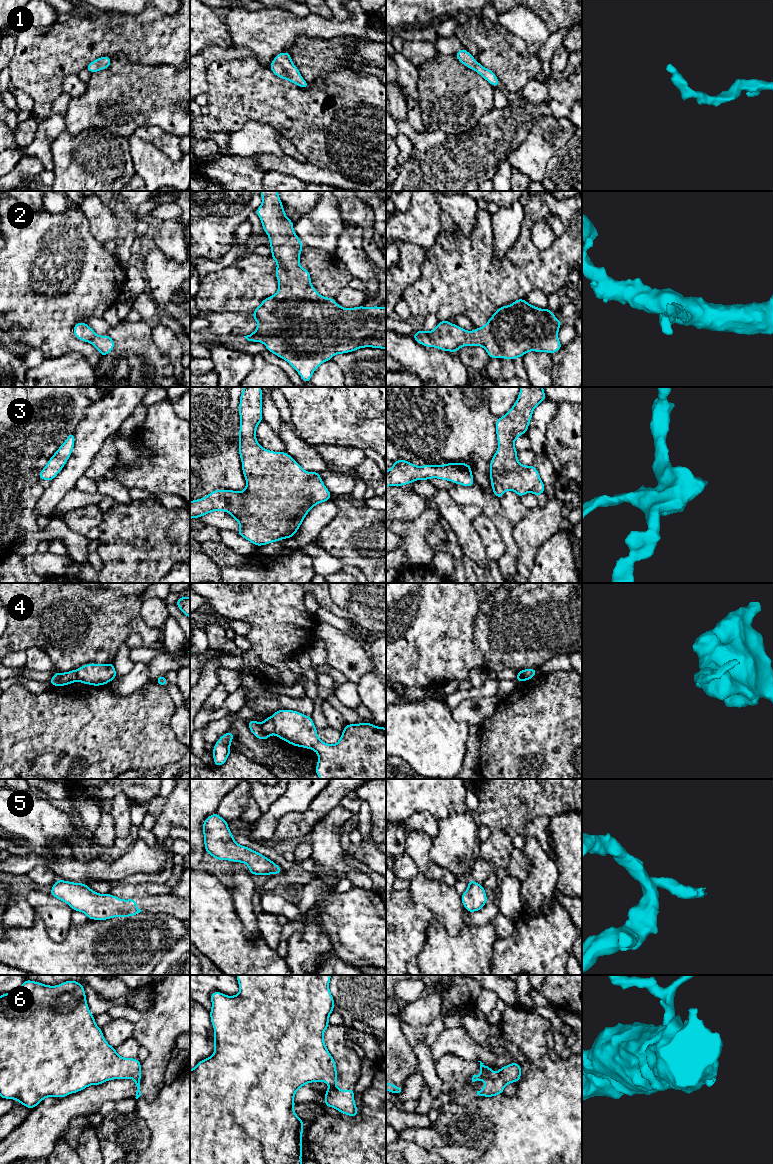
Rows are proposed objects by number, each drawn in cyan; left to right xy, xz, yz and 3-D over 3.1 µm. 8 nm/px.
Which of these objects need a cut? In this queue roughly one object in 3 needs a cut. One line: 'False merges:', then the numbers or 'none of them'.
False merges: 4, 6

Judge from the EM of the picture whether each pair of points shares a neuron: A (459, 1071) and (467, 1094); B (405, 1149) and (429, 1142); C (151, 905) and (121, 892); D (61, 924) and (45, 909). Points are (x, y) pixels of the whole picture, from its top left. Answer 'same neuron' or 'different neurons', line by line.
A: same neuron
B: different neurons
C: different neurons
D: same neuron

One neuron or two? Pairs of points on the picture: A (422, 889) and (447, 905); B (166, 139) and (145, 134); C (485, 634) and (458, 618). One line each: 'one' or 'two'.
A: one
B: one
C: two

